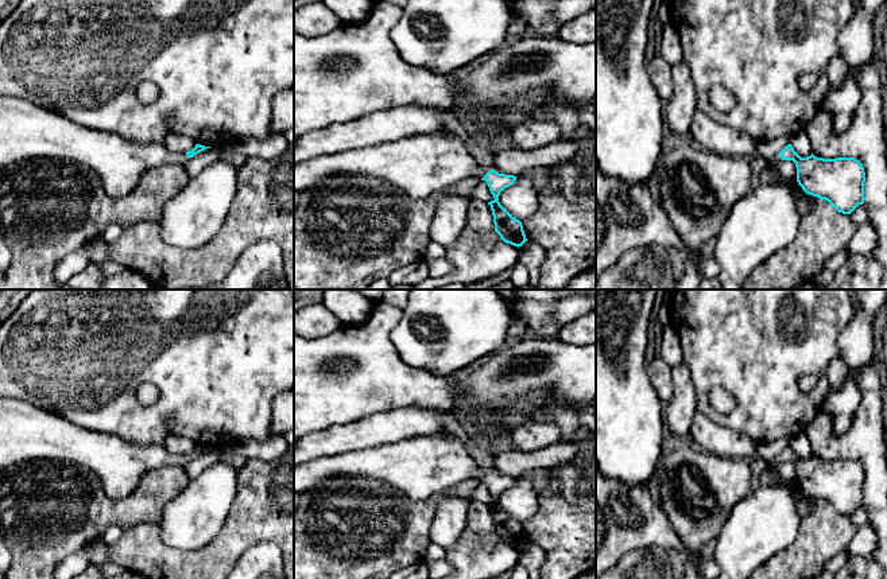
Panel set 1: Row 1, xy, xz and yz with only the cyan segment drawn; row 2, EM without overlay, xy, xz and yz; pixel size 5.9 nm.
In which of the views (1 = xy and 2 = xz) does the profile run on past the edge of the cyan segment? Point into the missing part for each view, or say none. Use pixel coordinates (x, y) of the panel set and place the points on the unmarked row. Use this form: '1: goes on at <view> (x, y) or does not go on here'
1: goes on at xy (27, 432)
2: goes on at xz (421, 466)

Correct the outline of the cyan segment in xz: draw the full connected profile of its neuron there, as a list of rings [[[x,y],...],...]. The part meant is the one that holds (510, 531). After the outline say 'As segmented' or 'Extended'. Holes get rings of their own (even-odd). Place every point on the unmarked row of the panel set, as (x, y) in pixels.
[[[450,432],[418,435],[294,466],[294,494],[334,478],[383,482],[411,501],[425,501],[435,493],[448,493],[456,483],[477,478],[488,485],[495,500],[488,504],[495,533],[504,544],[518,549],[527,543],[522,524],[499,504],[500,494],[512,487],[516,478],[480,467],[468,454],[465,443]]]. Extended

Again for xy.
[[[0,397],[0,469],[39,459],[86,467],[100,479],[105,494],[113,500],[125,498],[135,491],[147,471],[169,465],[185,466],[206,450],[210,448],[195,446],[186,455],[174,455],[162,444],[132,444],[113,434],[82,428],[61,415],[26,400]]]. Extended

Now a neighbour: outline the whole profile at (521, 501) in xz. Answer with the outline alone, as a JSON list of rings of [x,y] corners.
[[[530,475],[516,478],[512,487],[504,490],[499,497],[500,506],[522,525],[531,520],[539,506],[537,494]]]

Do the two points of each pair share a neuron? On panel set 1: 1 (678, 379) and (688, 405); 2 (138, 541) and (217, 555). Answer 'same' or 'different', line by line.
1: same
2: same

